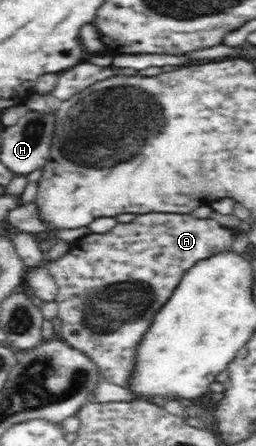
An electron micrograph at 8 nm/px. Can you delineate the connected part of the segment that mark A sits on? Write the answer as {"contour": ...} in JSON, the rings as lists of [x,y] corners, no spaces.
{"contour":[[[148,213],[145,215],[136,215],[129,223],[118,222],[118,224],[107,233],[92,232],[90,235],[76,240],[71,244],[69,251],[63,257],[60,257],[57,261],[47,260],[44,263],[58,285],[59,291],[54,301],[58,308],[57,318],[60,318],[60,336],[62,336],[64,341],[72,345],[72,348],[86,352],[99,366],[99,371],[102,376],[109,378],[112,383],[118,386],[126,386],[126,380],[128,380],[130,370],[132,370],[132,364],[134,364],[134,348],[136,348],[136,344],[142,340],[144,332],[148,332],[148,327],[152,324],[153,316],[156,316],[156,312],[160,312],[160,308],[167,303],[167,300],[172,296],[175,288],[183,279],[184,273],[189,268],[192,268],[196,263],[208,260],[208,258],[214,258],[214,256],[230,255],[232,253],[232,238],[234,238],[234,231],[232,229],[221,225],[210,217],[207,219],[199,219],[193,217],[191,214]]]}

